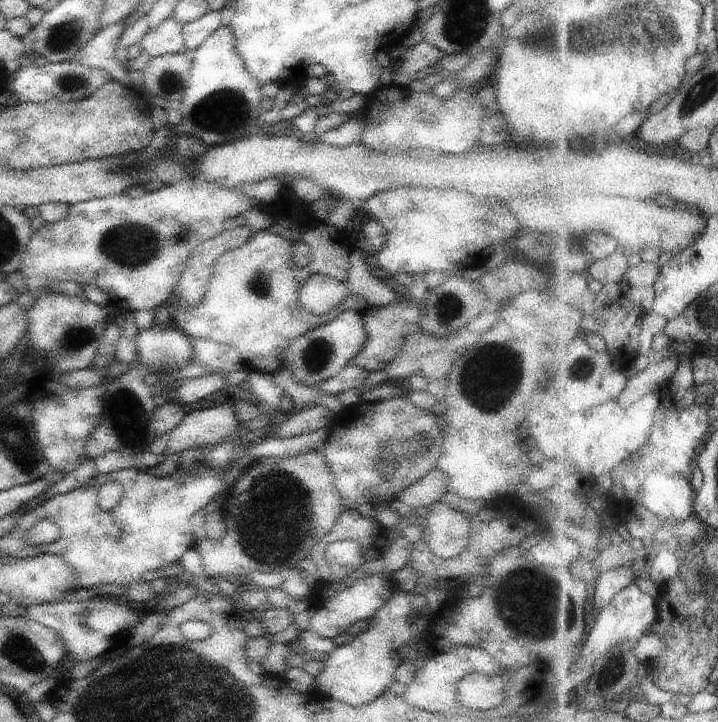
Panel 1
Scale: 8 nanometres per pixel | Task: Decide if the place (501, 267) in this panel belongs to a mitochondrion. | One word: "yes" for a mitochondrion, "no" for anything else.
no

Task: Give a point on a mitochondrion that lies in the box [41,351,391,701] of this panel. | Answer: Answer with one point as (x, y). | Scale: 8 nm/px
(289, 490)

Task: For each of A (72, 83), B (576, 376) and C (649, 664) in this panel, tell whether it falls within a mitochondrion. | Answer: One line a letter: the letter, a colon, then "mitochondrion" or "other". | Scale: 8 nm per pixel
A: mitochondrion
B: mitochondrion
C: other

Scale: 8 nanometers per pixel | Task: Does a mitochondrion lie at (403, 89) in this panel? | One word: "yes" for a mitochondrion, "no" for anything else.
no

